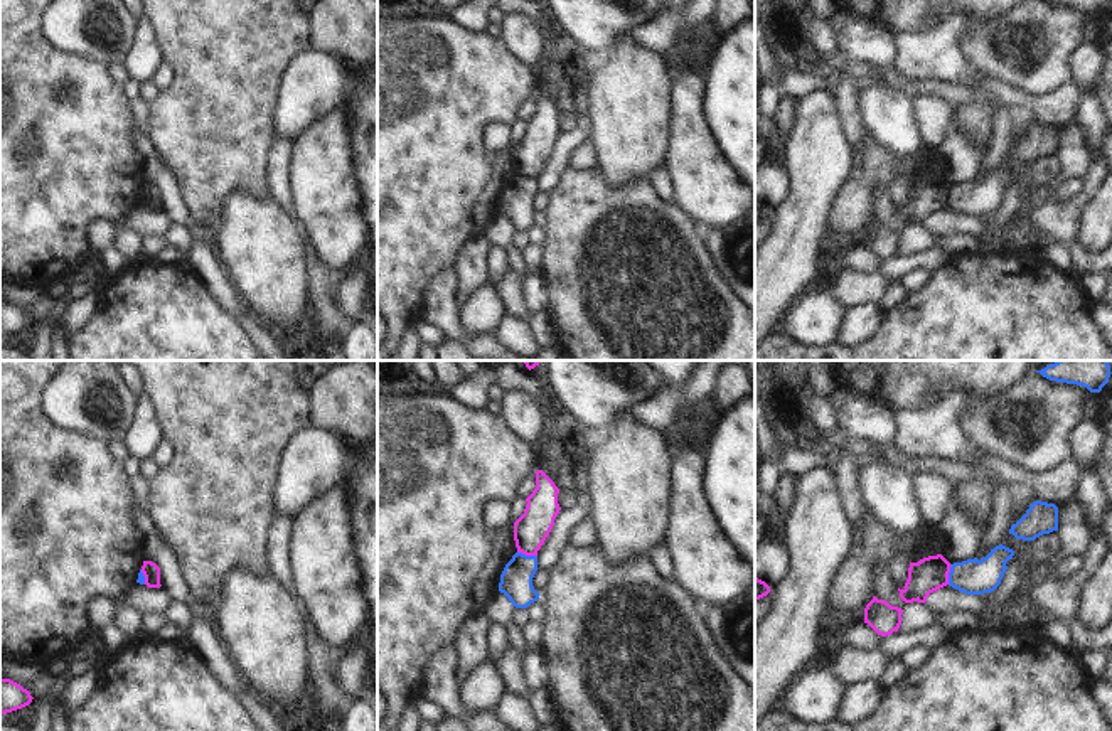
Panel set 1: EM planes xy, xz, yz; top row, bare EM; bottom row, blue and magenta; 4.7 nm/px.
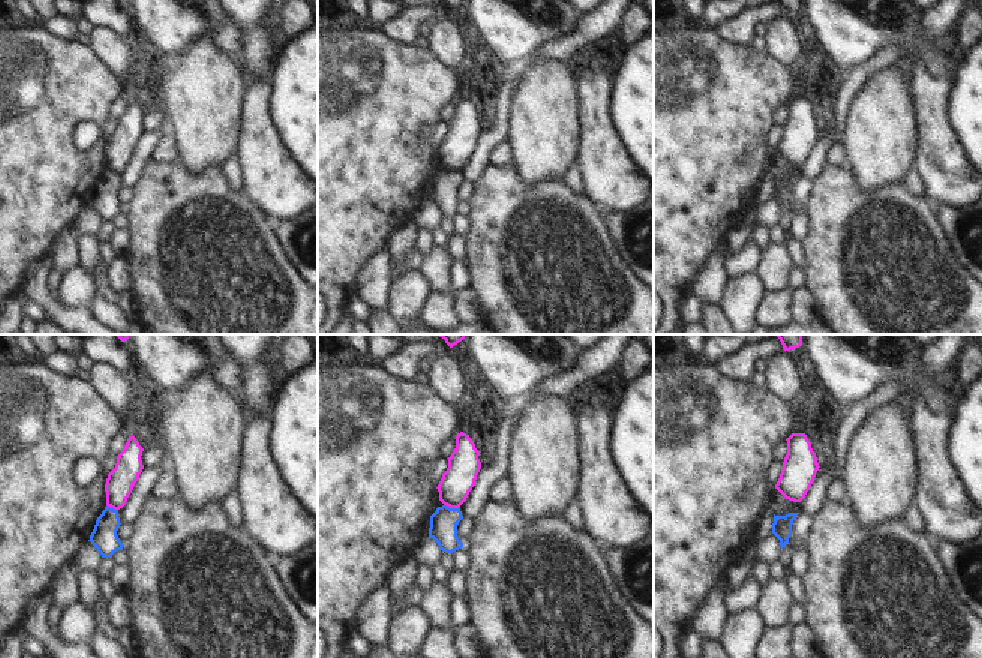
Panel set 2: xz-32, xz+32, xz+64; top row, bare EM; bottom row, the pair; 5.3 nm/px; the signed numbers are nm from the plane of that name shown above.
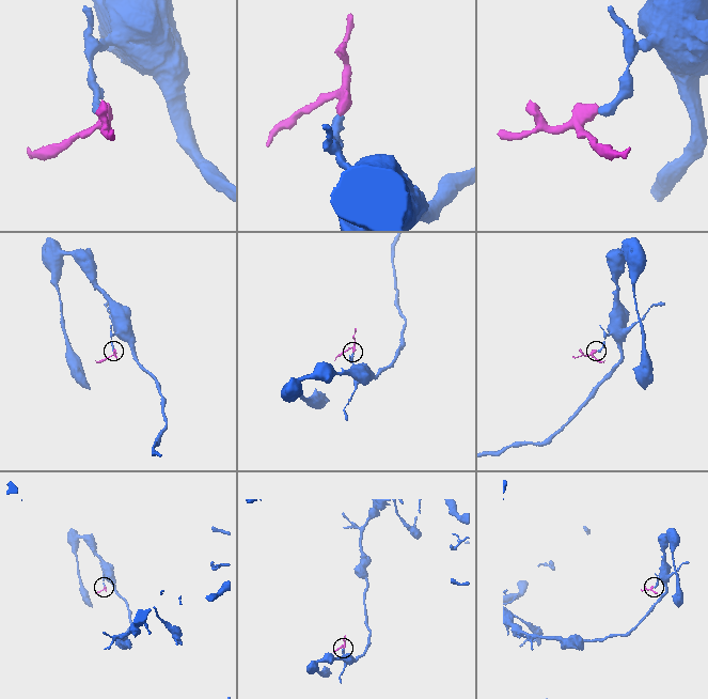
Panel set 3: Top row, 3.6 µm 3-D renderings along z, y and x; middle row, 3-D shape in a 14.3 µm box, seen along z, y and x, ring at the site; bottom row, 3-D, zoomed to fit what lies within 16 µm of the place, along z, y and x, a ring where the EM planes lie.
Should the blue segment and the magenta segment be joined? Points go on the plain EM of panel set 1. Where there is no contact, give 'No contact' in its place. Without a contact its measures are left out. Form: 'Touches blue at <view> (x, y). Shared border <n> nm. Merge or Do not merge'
Touches blue at xz (528, 179). Shared border 100 nm. Do not merge

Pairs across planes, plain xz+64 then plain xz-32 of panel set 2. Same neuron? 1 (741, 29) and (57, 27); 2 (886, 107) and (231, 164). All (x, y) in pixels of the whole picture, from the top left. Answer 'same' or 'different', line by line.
1: same
2: different

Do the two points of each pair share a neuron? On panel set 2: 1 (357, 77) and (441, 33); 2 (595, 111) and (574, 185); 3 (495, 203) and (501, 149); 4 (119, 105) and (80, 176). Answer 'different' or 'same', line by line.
1: different
2: different
3: different
4: different

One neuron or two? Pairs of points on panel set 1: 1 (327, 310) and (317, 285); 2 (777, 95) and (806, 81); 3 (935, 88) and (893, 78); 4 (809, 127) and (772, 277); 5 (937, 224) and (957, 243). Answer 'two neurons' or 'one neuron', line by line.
1: one neuron
2: one neuron
3: one neuron
4: one neuron
5: two neurons

